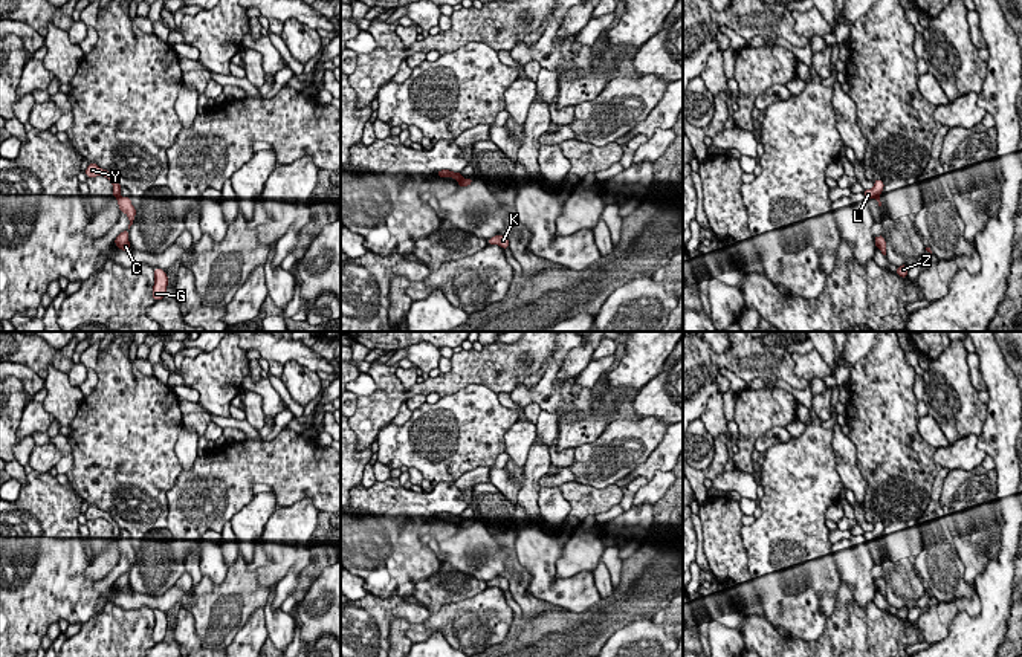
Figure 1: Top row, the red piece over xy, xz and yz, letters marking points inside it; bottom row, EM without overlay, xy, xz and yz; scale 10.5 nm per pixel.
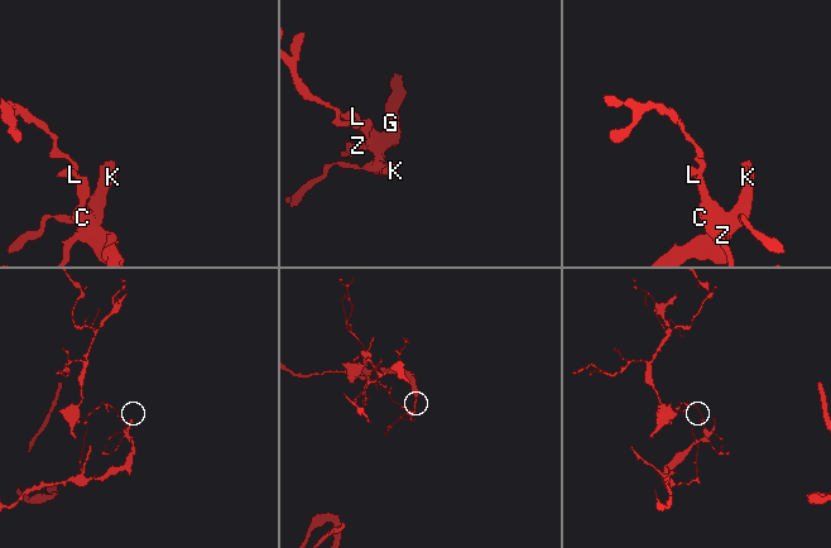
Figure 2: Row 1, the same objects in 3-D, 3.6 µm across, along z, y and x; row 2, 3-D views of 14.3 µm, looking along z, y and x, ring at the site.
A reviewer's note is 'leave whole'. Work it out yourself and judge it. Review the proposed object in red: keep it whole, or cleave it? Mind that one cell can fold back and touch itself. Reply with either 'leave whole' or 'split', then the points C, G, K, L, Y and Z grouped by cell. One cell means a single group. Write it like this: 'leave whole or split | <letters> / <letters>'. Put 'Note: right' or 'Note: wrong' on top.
Note: wrong
split | C G K Z / L Y

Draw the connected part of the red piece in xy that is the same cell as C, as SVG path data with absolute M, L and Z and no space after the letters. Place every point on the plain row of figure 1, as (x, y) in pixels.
M119 538L119 539L116 539L116 541L118 541L119 553L121 553L121 555L125 555L125 556L128 558L130 567L128 567L128 570L127 570L124 574L121 574L121 576L115 581L115 587L116 587L119 591L122 591L122 593L130 593L131 588L130 588L130 584L128 584L128 571L130 571L130 568L131 568L133 564L134 564L136 552L134 552L134 549L131 547L130 539L121 539L121 538Z

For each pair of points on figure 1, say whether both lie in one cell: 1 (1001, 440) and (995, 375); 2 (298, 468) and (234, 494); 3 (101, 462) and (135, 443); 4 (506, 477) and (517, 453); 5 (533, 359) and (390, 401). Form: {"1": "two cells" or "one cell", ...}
{"1": "one cell", "2": "one cell", "3": "one cell", "4": "two cells", "5": "one cell"}

